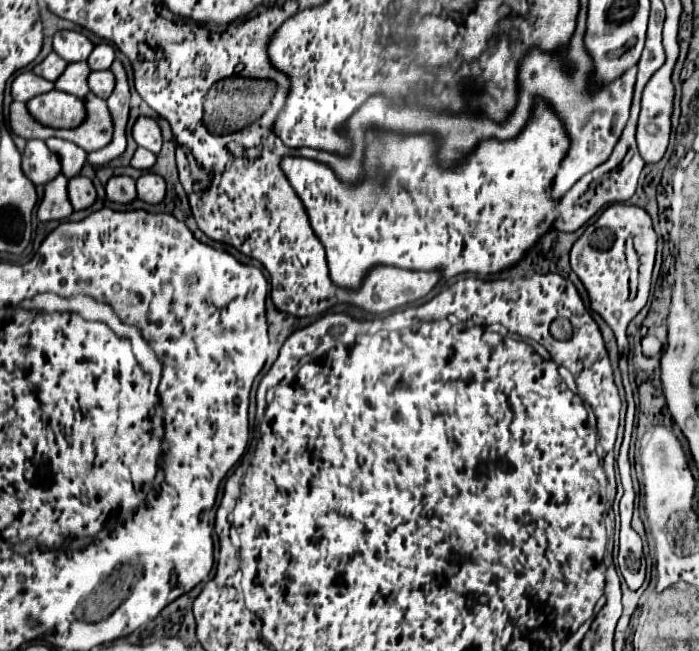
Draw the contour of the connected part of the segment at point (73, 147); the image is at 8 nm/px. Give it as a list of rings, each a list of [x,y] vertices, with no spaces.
[[[56,137],[48,139],[46,143],[60,157],[60,161],[62,161],[62,173],[68,179],[76,177],[80,173],[80,169],[84,167],[88,153],[82,147],[78,147],[76,143],[70,143],[70,141],[64,141],[64,139],[56,139]]]

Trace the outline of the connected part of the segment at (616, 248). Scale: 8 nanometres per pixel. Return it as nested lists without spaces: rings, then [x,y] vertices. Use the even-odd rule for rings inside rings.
[[[614,203],[592,225],[586,227],[584,235],[574,243],[570,251],[572,269],[580,277],[580,281],[584,283],[590,295],[590,309],[596,311],[612,327],[618,339],[620,371],[624,377],[624,385],[630,385],[628,383],[630,345],[626,339],[626,325],[642,311],[642,307],[648,301],[652,269],[654,269],[654,259],[656,259],[656,243],[658,243],[658,237],[652,229],[652,219],[644,209],[636,205]],[[628,239],[632,239],[634,249],[638,253],[638,261],[640,261],[640,285],[638,285],[638,295],[634,299],[630,299],[630,291],[628,291],[628,267],[626,267],[626,255],[624,255],[624,245]]]

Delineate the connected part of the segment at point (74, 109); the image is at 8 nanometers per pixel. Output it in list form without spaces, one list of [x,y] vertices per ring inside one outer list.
[[[52,89],[44,95],[38,95],[32,101],[28,101],[26,105],[28,105],[30,113],[40,123],[50,125],[50,127],[74,129],[86,117],[84,101],[80,101],[78,97],[68,95],[64,91],[58,91],[58,89]]]

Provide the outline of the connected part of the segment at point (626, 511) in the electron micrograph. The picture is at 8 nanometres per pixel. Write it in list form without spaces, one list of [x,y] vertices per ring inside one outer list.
[[[622,443],[620,457],[618,457],[618,467],[620,467],[620,477],[622,477],[622,487],[624,495],[620,499],[620,536],[618,569],[622,577],[626,579],[626,585],[636,591],[642,587],[644,577],[646,577],[646,559],[642,553],[642,539],[636,535],[636,531],[630,527],[632,511],[634,511],[634,489],[632,489],[632,479],[630,479],[630,459],[628,459],[628,443]]]

